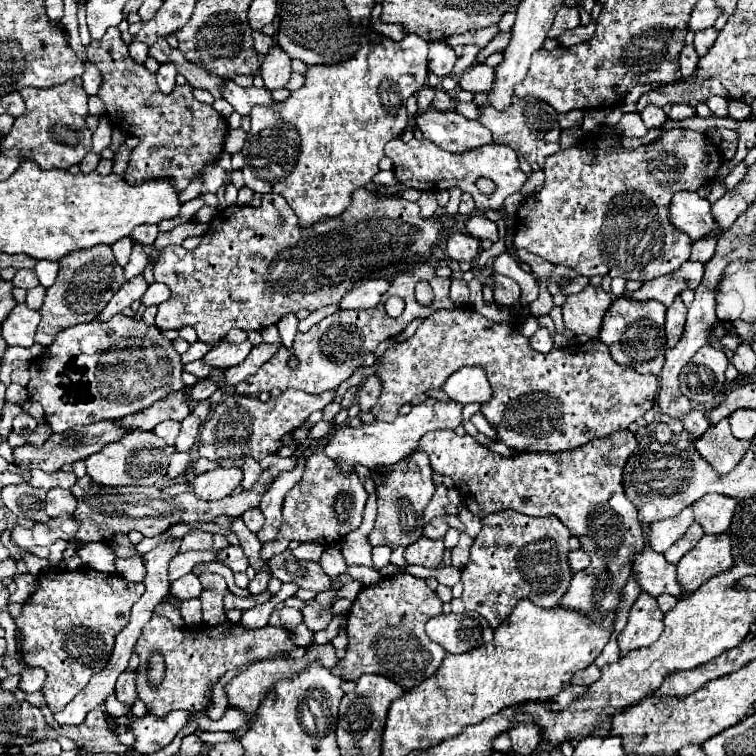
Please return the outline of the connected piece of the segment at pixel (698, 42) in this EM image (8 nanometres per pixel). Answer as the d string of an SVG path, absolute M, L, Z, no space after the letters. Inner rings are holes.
M711 27L711 29L705 29L705 31L695 33L695 41L693 41L693 45L695 45L697 55L699 55L699 57L703 57L703 55L711 49L711 45L715 43L715 39L717 39L717 31L715 31L713 27Z

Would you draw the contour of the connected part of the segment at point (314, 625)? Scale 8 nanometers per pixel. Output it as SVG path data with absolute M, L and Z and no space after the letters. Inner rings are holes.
M313 603L303 609L303 623L305 623L313 633L325 629L325 627L331 623L331 619L333 619L333 615L331 615L329 609L319 609L319 607L313 605Z

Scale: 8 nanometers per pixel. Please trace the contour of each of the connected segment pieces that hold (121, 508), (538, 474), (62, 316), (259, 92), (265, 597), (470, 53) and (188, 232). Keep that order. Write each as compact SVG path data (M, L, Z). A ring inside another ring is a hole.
M267 455L267 459L261 461L263 475L259 477L259 481L251 489L247 489L239 495L229 495L221 501L201 501L193 493L179 493L179 495L171 497L169 493L165 493L157 487L103 487L103 485L95 485L85 475L71 487L71 493L75 495L75 499L79 503L77 511L73 513L73 517L79 523L79 533L75 535L75 539L83 541L83 543L89 543L89 541L107 543L113 539L113 535L117 535L117 533L127 535L133 529L143 533L145 537L155 537L177 523L191 523L191 525L193 523L215 523L215 517L219 517L219 515L241 517L249 507L259 505L263 493L267 491L271 481L281 471L289 471L293 467L295 467L295 457L283 459L277 455Z
M451 429L431 431L423 435L423 439L419 441L419 451L425 451L429 455L433 471L447 475L455 481L457 489L461 491L461 501L471 513L479 515L481 519L489 513L507 511L507 509L523 515L531 515L531 517L555 515L571 531L571 535L579 537L581 549L591 557L591 565L573 575L571 585L567 593L561 597L559 605L571 611L579 611L581 615L587 615L591 621L603 619L603 613L617 611L621 603L623 587L631 575L631 567L633 567L631 559L645 547L643 529L637 519L637 509L627 499L621 485L623 465L635 447L637 447L637 441L631 431L617 431L615 435L597 437L591 443L565 453L519 453L517 457L501 457L489 451L487 447L479 445L475 437L471 435L461 437Z
M107 245L89 247L87 251L71 251L71 255L65 255L59 261L59 273L55 283L45 293L45 301L41 307L41 323L35 333L35 343L47 347L55 341L59 331L71 325L93 321L111 301L115 291L121 289L123 283L125 283L123 267L115 261L113 251Z
M227 79L227 85L223 89L223 97L233 105L233 109L241 115L241 117L247 117L251 115L251 109L255 105L263 105L263 107L273 107L275 101L271 97L271 91L265 89L265 87L249 87L249 89L243 89L243 87L237 87L233 81Z
M229 591L225 595L225 609L227 611L229 609L251 609L255 605L261 605L261 603L269 601L269 599L271 599L271 593L269 591L263 591L259 595L249 595L249 597L239 597L239 595L235 595L235 593Z
M464 45L463 55L456 61L452 73L462 75L466 68L473 65L480 50L481 47L476 45Z
M187 221L187 223L183 223L183 225L177 225L175 229L171 229L171 231L161 231L159 235L157 235L157 239L155 239L155 245L157 247L163 247L163 245L181 245L181 241L185 239L185 237L191 237L191 235L203 235L207 231L207 225L203 225L203 223L199 223L199 225L193 225L191 221Z

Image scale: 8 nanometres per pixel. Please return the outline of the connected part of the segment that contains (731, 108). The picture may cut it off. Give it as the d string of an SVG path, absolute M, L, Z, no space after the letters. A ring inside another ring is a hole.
M729 99L727 117L731 117L731 119L747 119L749 115L751 115L751 111L749 111L749 105L747 103L737 101L737 99Z

